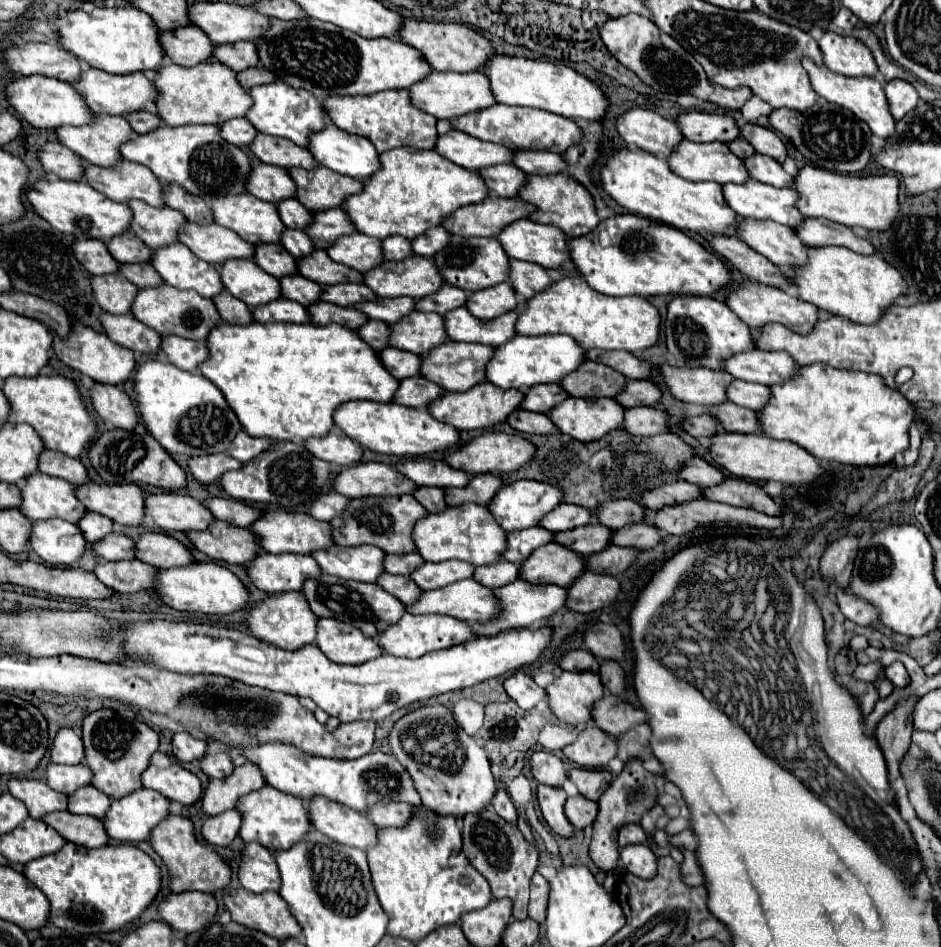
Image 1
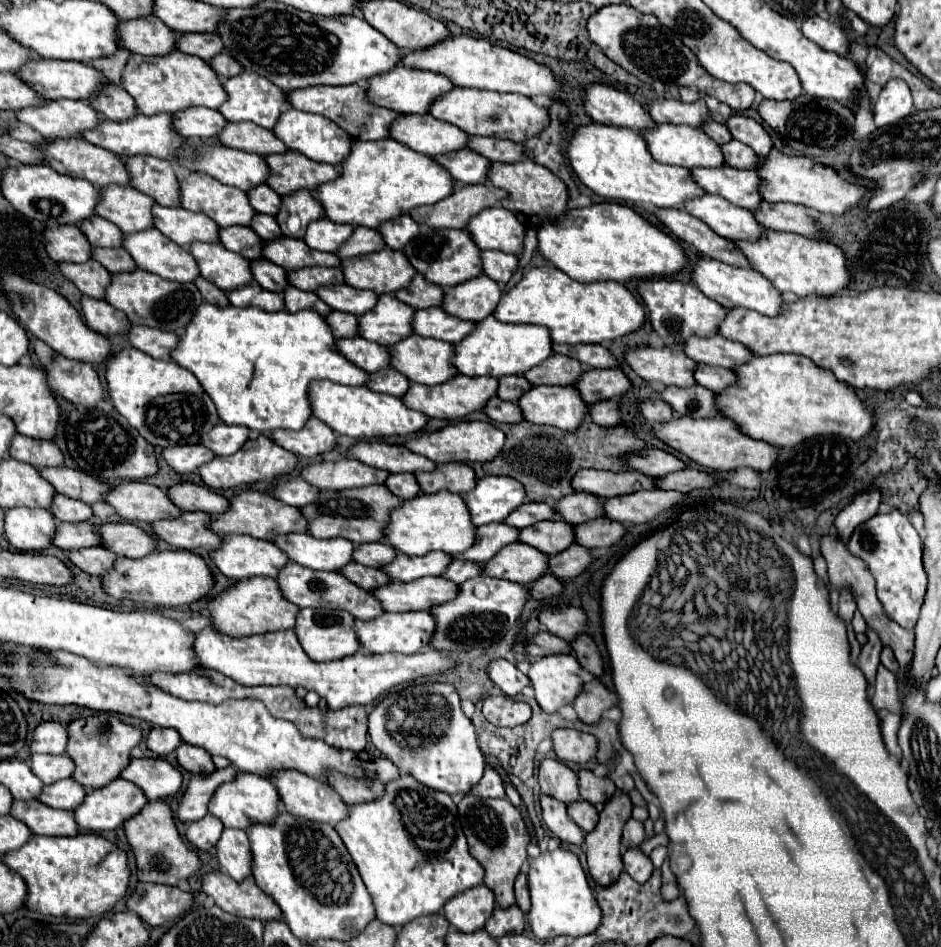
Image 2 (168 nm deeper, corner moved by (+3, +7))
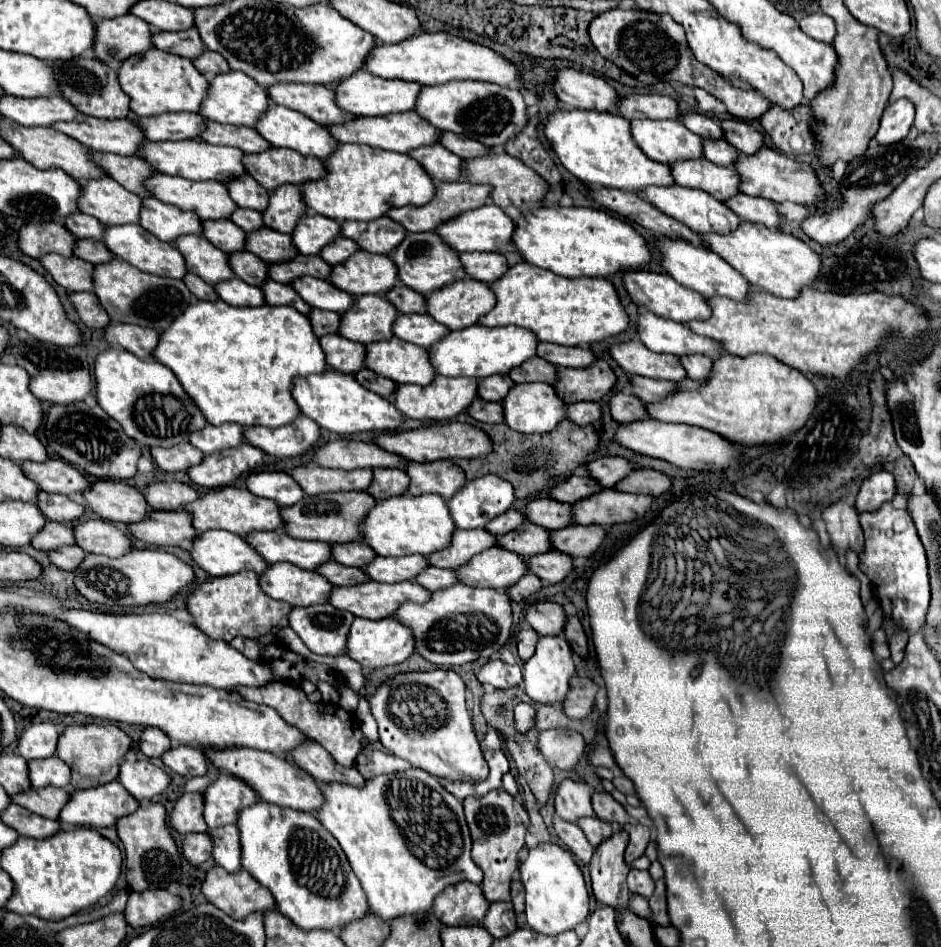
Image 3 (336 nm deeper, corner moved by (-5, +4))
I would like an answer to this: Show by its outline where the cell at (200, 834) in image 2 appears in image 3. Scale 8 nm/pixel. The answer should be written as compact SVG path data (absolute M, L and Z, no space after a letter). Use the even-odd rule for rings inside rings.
M190 833L182 841L182 855L190 865L202 865L212 855L212 841L206 833Z

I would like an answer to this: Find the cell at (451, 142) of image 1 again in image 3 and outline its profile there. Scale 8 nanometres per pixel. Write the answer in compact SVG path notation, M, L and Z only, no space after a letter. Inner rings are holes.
M416 111L394 113L394 115L384 115L384 117L356 117L348 123L324 125L324 127L328 129L328 133L332 133L336 137L338 143L360 143L360 145L386 149L386 151L398 151L398 153L406 153L406 151L418 149L422 145L432 145L438 141L438 137L442 133L440 129L428 125L428 121L424 121L420 115L416 115Z

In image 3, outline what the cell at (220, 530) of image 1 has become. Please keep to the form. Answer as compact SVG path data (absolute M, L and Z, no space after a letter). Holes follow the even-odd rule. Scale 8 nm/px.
M152 511L144 521L128 525L132 537L150 545L186 547L198 535L186 511Z

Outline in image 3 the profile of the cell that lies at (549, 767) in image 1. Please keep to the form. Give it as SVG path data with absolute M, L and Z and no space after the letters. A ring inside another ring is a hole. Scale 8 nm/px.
M566 779L556 793L556 813L570 823L578 823L582 817L592 817L592 805L590 805L590 787L582 781Z

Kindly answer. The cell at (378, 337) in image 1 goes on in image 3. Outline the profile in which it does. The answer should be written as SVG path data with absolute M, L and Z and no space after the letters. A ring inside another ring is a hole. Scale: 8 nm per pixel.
M312 309L308 315L310 323L312 323L312 331L322 337L328 333L336 333L340 327L340 315L332 313L332 311L322 311L322 309Z

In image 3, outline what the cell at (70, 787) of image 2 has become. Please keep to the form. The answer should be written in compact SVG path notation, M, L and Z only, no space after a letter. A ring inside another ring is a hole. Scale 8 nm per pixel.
M44 787L44 789L28 789L10 799L12 799L12 803L18 803L20 807L28 809L34 815L40 815L46 819L58 819L62 805L66 805L66 801L70 797L68 797L66 789Z

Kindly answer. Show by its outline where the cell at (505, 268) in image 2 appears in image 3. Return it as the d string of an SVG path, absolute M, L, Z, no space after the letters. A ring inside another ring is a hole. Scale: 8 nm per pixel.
M460 253L458 257L466 275L482 283L494 283L500 279L500 273L506 273L508 269L508 263L500 253Z

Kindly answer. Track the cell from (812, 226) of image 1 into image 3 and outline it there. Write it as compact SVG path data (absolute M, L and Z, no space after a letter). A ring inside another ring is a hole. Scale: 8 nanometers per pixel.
M738 193L736 197L730 197L728 201L722 201L728 209L732 209L740 219L752 221L752 223L762 223L768 229L778 229L780 215L774 207L772 201L762 199L762 197L750 197L744 193Z

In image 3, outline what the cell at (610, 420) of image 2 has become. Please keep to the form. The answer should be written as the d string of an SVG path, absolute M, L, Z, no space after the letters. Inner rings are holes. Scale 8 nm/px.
M570 403L566 405L566 419L570 419L576 425L590 425L602 417L600 405L596 403Z

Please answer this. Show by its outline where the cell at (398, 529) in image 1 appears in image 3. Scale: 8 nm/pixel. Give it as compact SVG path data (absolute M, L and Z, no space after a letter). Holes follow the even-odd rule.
M346 491L346 493L324 493L316 497L304 497L296 505L280 507L280 517L284 517L284 533L294 539L314 539L324 543L344 543L360 539L358 523L376 505L366 491Z

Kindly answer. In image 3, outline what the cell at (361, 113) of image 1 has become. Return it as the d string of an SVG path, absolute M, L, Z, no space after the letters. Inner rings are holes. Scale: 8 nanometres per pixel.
M280 83L270 85L266 93L276 105L300 111L302 115L310 117L316 123L344 123L352 119L350 113L342 111L336 105L332 89L328 89L326 85Z

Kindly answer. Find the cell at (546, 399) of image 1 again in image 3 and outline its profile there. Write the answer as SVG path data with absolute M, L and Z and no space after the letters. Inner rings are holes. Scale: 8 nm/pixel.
M492 375L478 383L478 397L484 401L502 401L514 381L508 375Z

